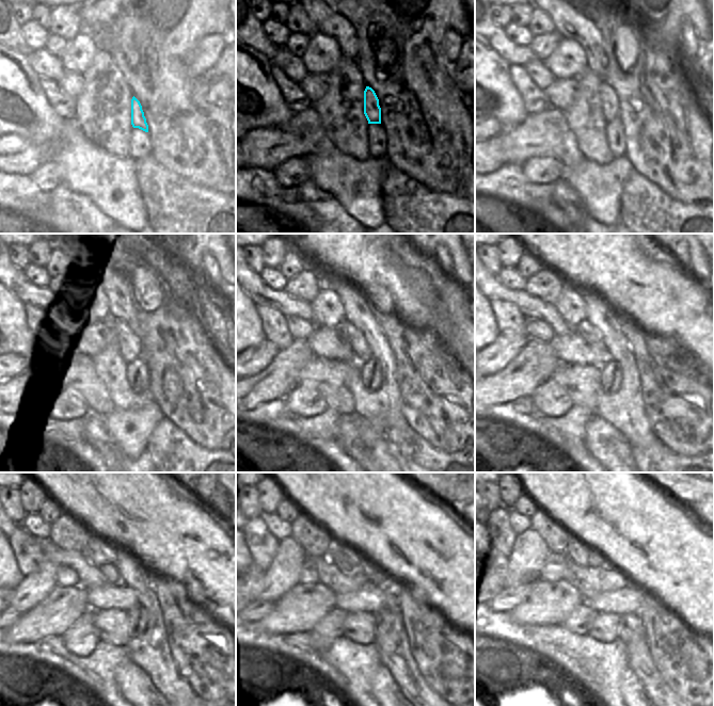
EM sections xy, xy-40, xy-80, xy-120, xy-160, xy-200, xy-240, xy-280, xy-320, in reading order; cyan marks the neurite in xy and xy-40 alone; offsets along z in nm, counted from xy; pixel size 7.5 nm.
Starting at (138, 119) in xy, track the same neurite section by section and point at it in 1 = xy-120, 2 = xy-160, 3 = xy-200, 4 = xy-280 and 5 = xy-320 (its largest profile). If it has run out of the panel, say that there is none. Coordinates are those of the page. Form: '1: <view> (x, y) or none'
1: xy-120 (129, 343)
2: xy-160 (346, 330)
3: xy-200 (585, 330)
4: xy-280 (340, 561)
5: xy-320 (580, 554)

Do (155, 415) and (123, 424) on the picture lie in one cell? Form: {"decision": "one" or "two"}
{"decision": "one"}

